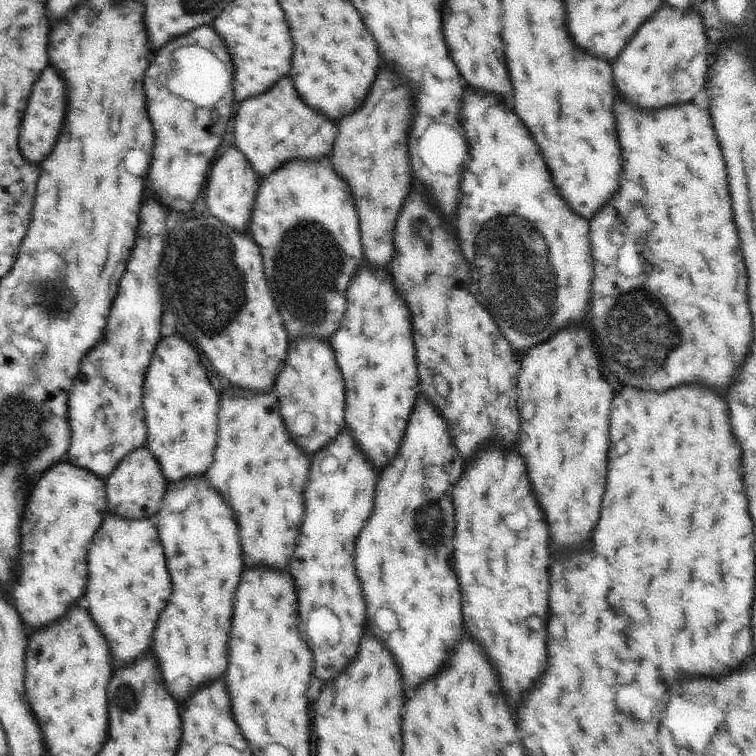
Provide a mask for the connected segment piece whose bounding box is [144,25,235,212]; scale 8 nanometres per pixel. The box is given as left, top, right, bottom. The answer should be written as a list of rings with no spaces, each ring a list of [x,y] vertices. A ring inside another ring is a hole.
[[[210,25],[191,30],[188,34],[179,36],[170,44],[166,44],[164,48],[160,48],[156,52],[152,64],[146,70],[144,90],[146,90],[148,114],[150,114],[150,120],[156,130],[152,166],[150,166],[150,174],[148,174],[150,190],[156,192],[156,196],[162,200],[164,206],[178,210],[178,212],[186,212],[192,208],[192,204],[208,176],[208,170],[216,158],[216,148],[218,148],[222,134],[226,132],[226,124],[230,120],[234,96],[232,96],[232,86],[228,84],[226,96],[222,96],[214,106],[198,108],[190,100],[172,92],[168,86],[170,86],[172,74],[178,70],[176,54],[180,48],[198,48],[200,52],[204,50],[204,52],[212,54],[214,58],[218,58],[220,62],[224,62],[226,70],[228,70],[226,80],[232,80],[235,70],[232,68],[232,58],[226,50],[222,38],[214,32],[214,28]]]

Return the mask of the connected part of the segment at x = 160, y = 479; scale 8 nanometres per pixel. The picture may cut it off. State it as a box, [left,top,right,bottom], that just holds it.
[106,446,166,518]

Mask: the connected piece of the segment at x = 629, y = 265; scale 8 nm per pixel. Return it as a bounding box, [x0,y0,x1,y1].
[590,98,752,390]

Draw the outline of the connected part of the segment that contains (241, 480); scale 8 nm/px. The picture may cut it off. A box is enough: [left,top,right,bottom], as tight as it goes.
[208,386,310,570]

